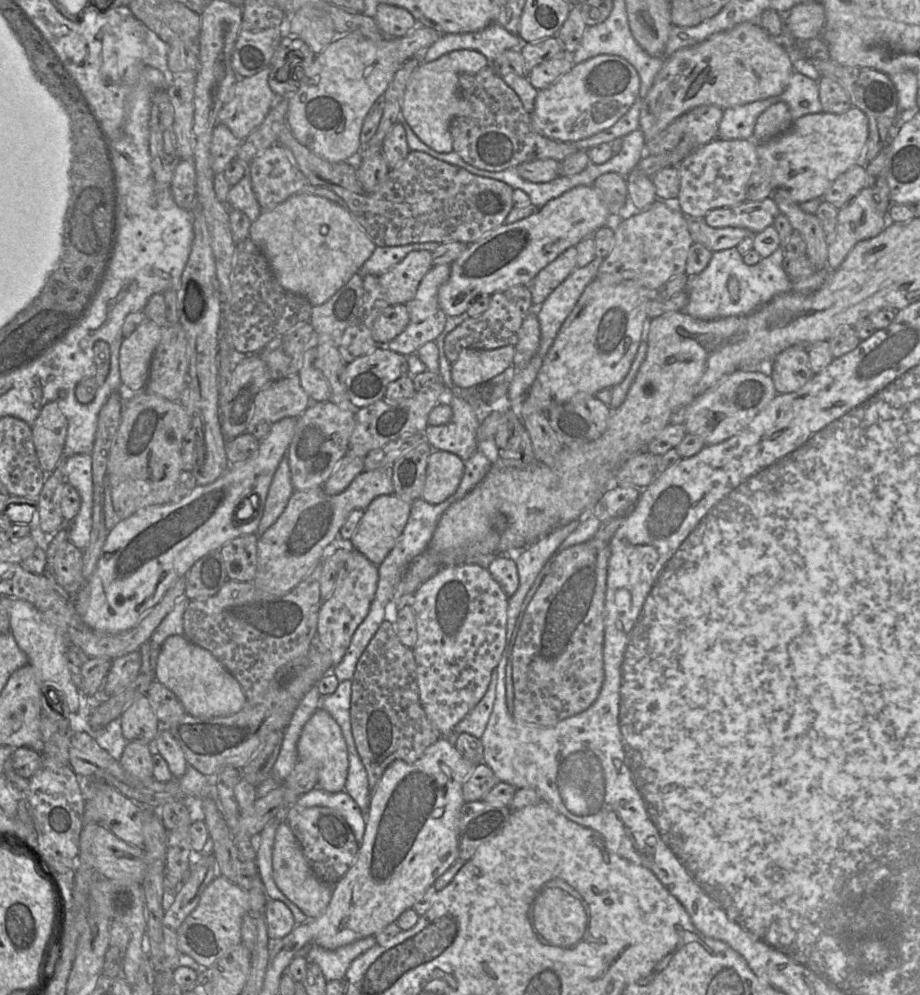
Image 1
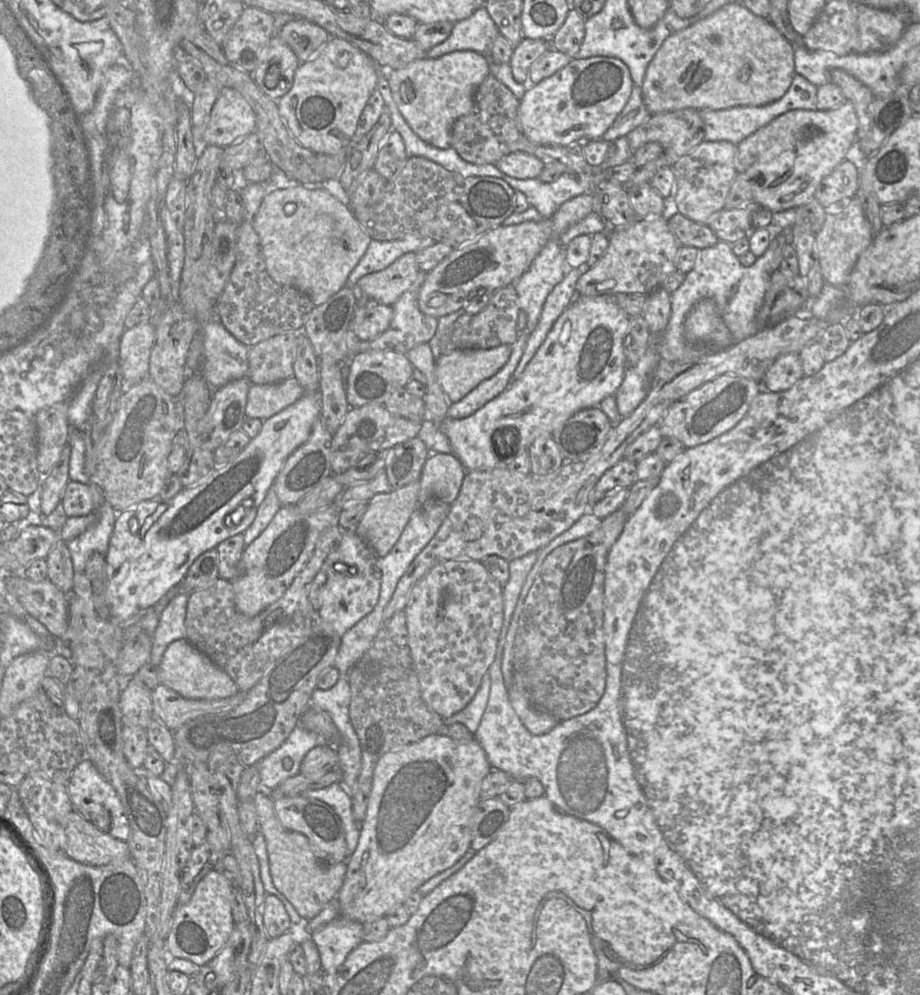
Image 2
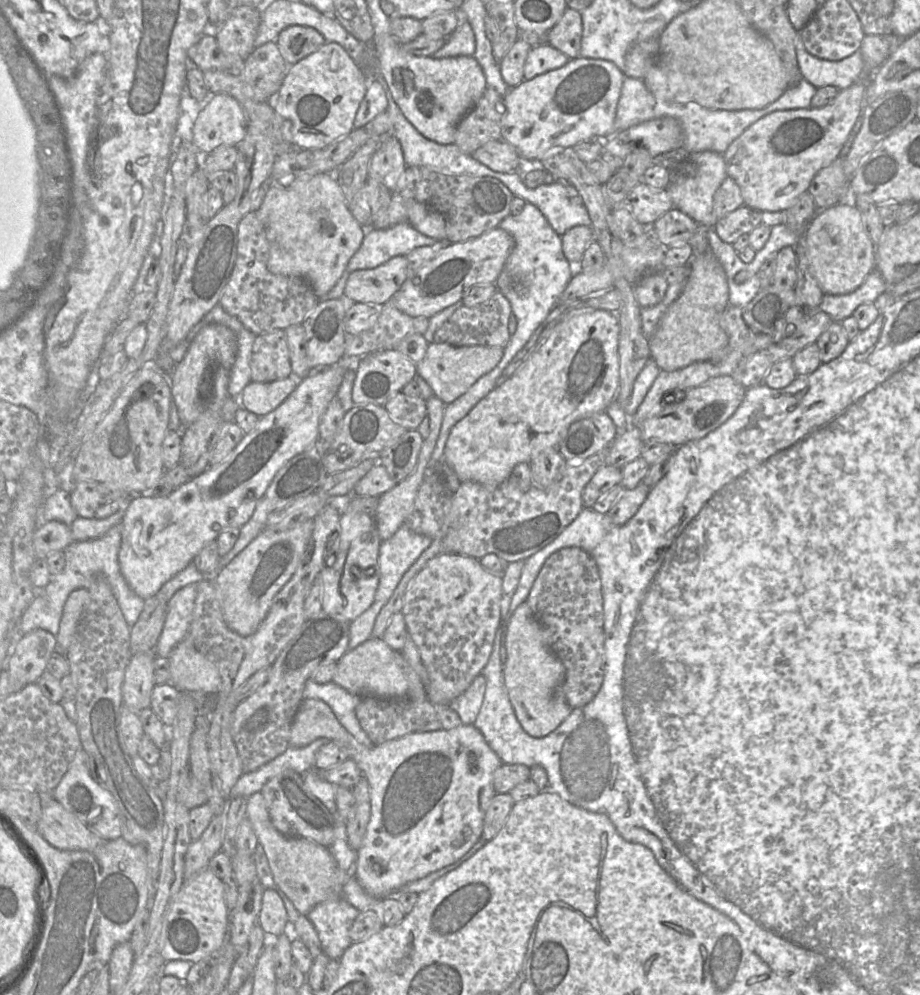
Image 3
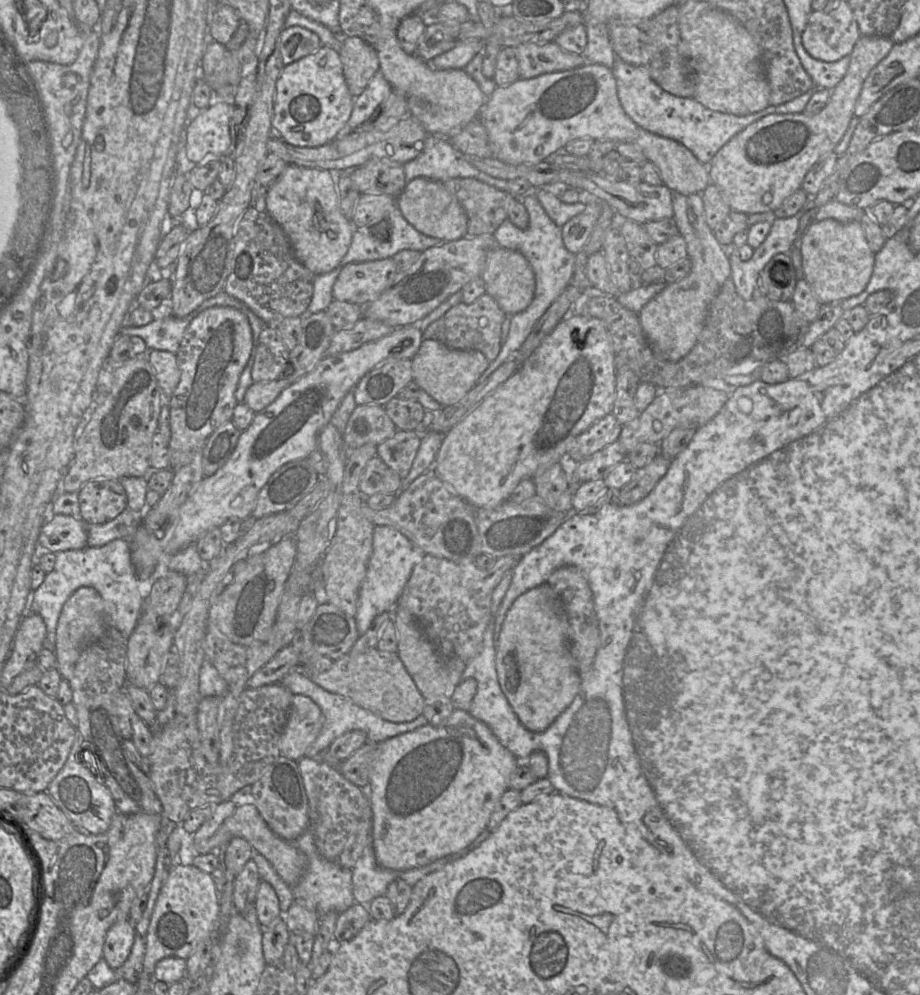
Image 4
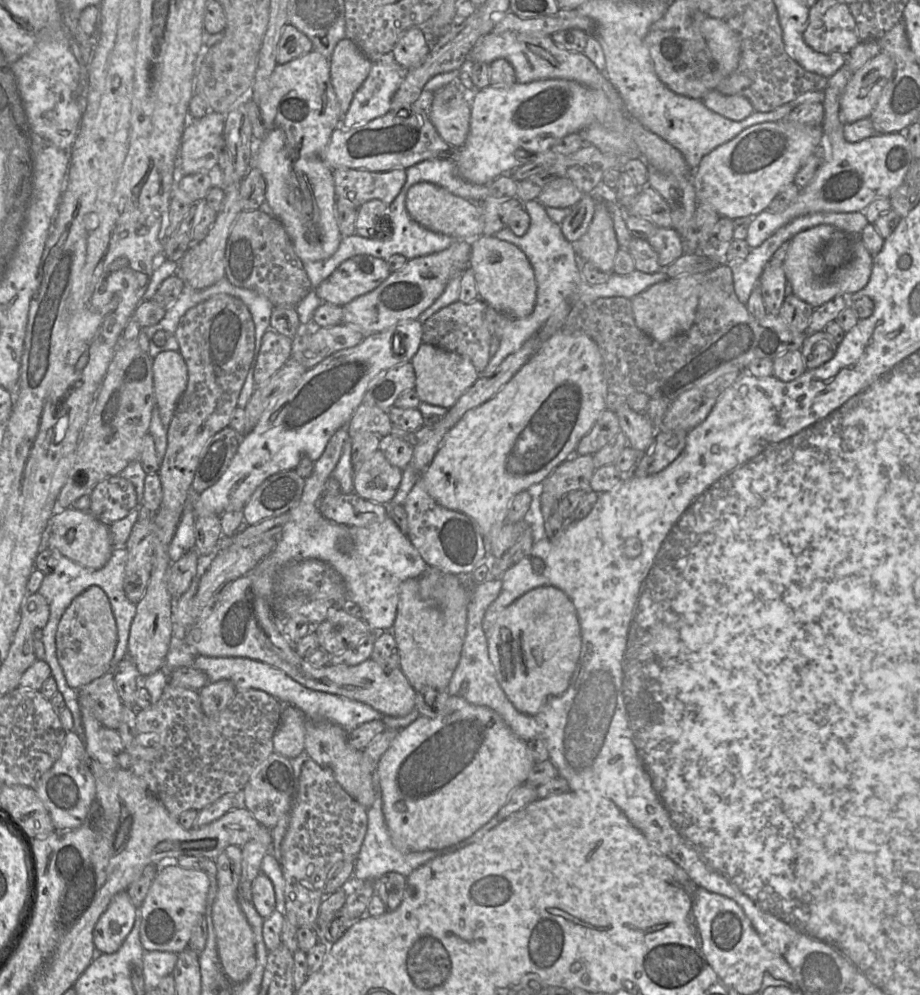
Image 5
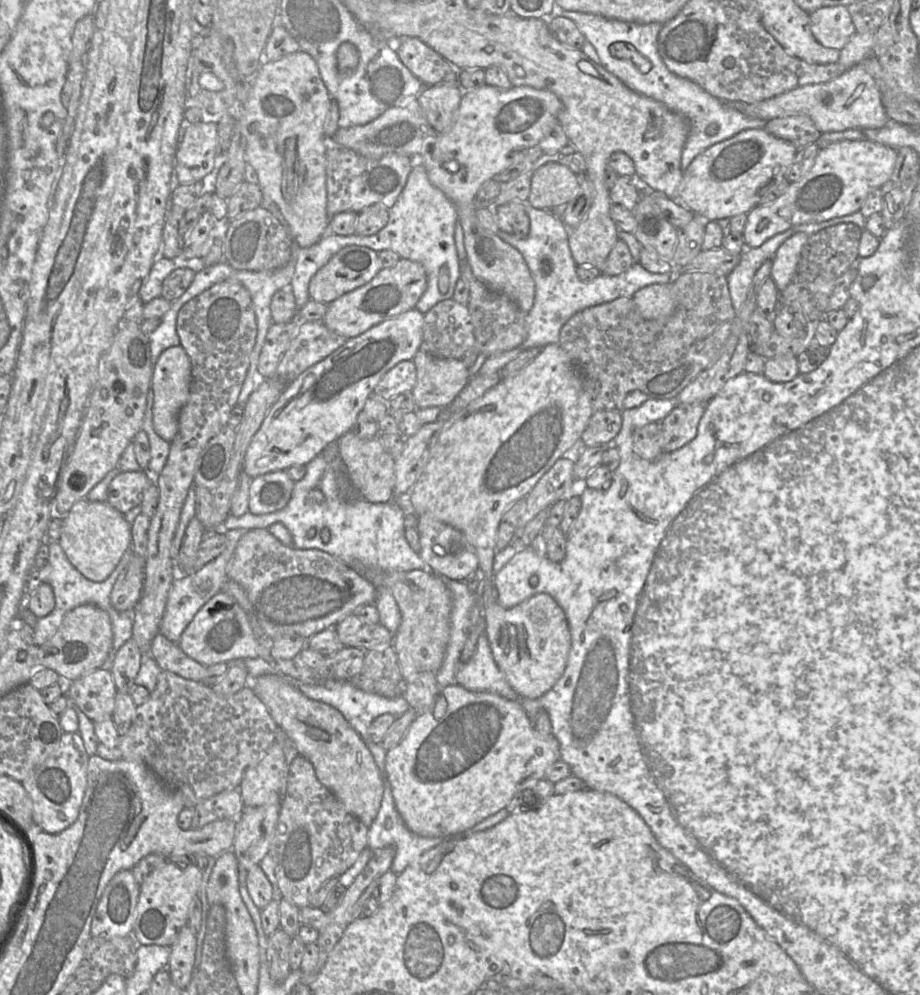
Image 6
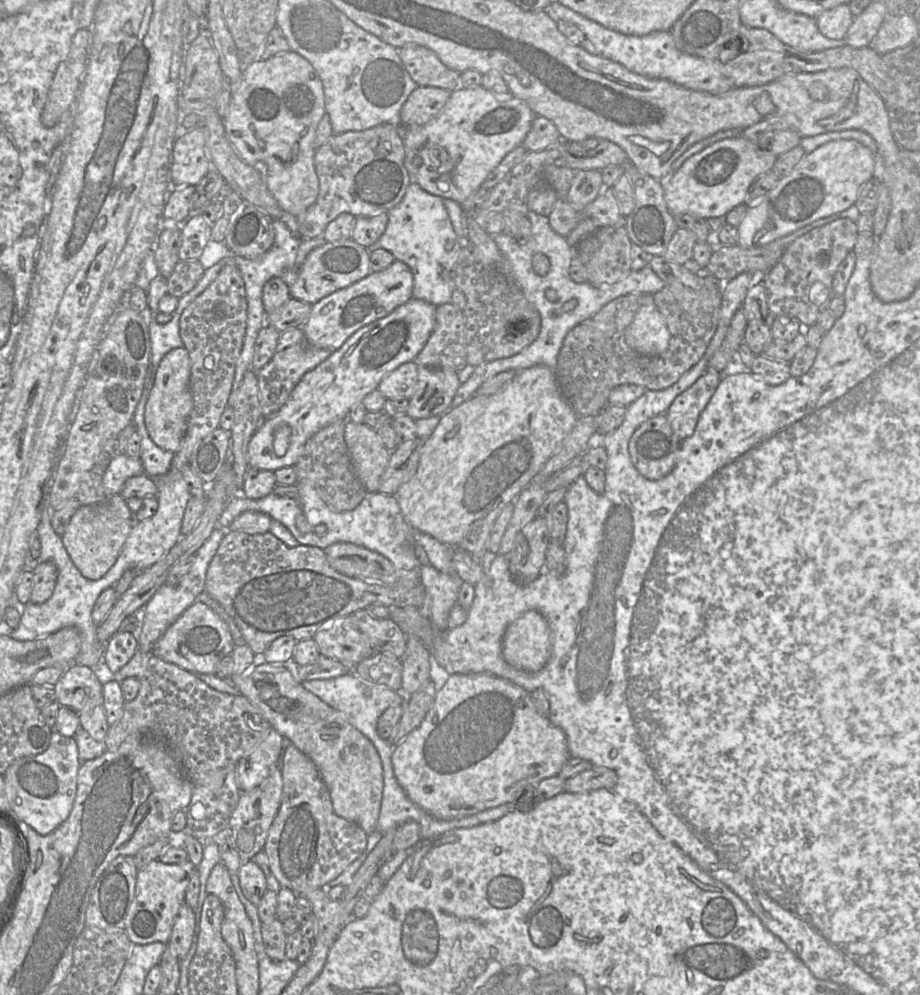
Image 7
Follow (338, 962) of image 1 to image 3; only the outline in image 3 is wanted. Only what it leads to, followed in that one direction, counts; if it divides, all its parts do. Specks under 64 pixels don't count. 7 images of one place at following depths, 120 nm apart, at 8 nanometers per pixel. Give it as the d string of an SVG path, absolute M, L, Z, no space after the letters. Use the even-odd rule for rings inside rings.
M341 895L317 904L308 913L327 957L339 960L352 944L349 930L359 913Z

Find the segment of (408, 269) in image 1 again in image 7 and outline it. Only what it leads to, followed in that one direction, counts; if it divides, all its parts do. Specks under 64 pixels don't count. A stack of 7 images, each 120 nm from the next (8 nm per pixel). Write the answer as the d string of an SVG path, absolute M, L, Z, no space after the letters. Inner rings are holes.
M351 238L327 242L313 249L298 269L295 263L295 269L287 271L281 278L288 285L292 298L313 305L333 292L368 276L371 273L369 256L370 251Z

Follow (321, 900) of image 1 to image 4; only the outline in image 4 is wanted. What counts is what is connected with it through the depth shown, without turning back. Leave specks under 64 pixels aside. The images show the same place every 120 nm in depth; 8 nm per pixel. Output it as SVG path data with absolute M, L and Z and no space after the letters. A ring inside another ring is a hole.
M252 801L238 806L210 838L196 844L196 851L198 854L216 852L219 848L224 848L235 837L247 840L255 851L262 854L270 862L287 885L293 887L299 882L305 871L305 856L294 843L288 842L273 833Z

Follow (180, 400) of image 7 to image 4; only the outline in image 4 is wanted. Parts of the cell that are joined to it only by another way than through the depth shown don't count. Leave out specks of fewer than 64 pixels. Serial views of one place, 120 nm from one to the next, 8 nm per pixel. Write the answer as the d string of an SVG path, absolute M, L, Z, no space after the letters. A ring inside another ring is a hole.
M155 349L148 351L147 359L153 366L156 379L164 396L169 399L176 389L181 376L176 354Z

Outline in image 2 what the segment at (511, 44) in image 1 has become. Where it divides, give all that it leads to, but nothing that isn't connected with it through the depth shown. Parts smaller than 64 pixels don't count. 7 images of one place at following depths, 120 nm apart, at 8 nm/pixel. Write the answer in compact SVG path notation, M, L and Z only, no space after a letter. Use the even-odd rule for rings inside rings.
M478 6L472 15L454 23L450 36L429 49L425 58L438 58L454 51L471 50L487 55L499 35L499 30L484 6Z

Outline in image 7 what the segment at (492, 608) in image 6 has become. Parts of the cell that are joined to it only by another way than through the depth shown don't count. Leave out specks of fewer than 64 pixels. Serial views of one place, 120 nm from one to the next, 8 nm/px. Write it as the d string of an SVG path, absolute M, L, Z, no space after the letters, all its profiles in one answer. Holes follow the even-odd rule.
M529 610L513 621L502 639L506 662L528 673L538 672L547 664L551 649L549 625L537 610Z

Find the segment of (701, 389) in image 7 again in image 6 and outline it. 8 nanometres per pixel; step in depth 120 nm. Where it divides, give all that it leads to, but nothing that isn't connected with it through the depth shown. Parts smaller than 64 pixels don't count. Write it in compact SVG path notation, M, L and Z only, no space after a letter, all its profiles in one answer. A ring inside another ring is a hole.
M679 404L661 422L662 454L674 452L690 443L697 434L706 404Z

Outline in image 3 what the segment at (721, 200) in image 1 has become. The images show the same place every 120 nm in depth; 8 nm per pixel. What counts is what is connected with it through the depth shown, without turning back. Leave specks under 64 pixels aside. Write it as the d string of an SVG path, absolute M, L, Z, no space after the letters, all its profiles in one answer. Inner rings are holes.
M714 151L690 153L682 164L670 165L670 169L673 178L667 190L674 207L690 216L698 225L714 228L718 219L713 212L713 197L727 177L723 154Z

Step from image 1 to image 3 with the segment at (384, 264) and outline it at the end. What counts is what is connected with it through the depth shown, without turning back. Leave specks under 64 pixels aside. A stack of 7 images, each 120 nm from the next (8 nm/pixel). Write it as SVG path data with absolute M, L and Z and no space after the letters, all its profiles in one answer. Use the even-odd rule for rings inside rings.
M400 222L386 229L376 229L372 227L367 228L361 246L349 260L347 267L344 270L342 276L334 285L334 287L320 300L325 301L329 299L339 299L344 297L344 288L347 279L352 272L361 269L376 268L395 256L400 256L400 255L405 256L406 254L411 252L414 248L421 246L432 246L437 241L440 240L436 240L434 238L422 234L408 222Z

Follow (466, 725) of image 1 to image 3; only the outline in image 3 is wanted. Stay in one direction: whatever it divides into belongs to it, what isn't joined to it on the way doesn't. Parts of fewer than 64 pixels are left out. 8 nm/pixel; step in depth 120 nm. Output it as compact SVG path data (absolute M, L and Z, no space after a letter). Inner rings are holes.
M478 675L461 695L455 698L449 707L455 711L462 724L473 725L481 709L486 689L486 679Z

